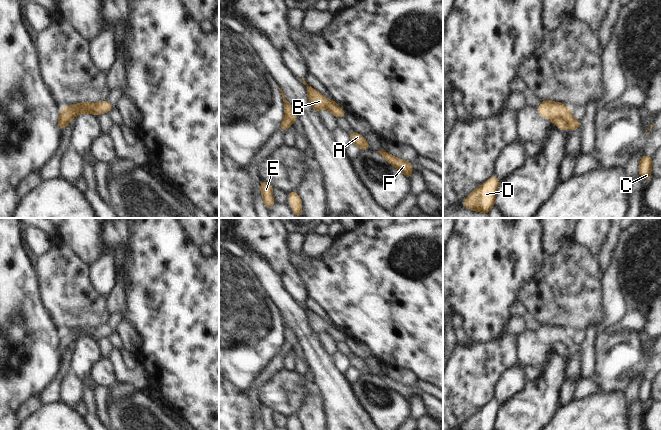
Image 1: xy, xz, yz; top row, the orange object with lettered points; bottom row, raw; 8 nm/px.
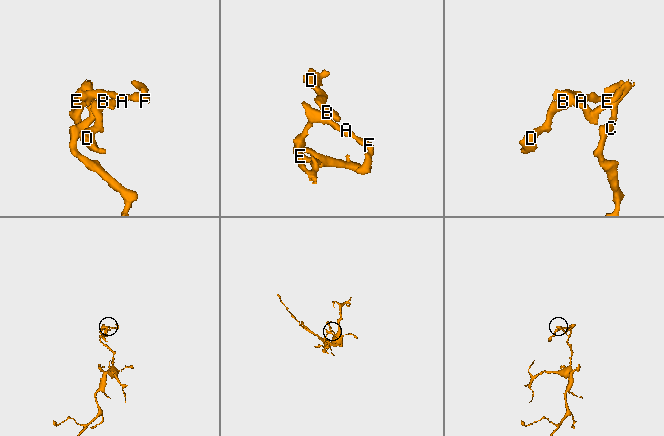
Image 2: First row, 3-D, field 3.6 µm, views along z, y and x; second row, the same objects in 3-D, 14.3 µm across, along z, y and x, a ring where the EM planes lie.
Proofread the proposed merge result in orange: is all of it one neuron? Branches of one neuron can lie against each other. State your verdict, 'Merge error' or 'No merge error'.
No merge error

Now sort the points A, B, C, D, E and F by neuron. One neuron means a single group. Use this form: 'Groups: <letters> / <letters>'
Groups: A B C D E F

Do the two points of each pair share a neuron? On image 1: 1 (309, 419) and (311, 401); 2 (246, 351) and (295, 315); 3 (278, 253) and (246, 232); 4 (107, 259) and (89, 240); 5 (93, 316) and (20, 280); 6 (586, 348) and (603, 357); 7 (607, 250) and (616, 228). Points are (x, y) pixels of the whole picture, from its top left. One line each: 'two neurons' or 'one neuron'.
1: one neuron
2: two neurons
3: one neuron
4: two neurons
5: two neurons
6: two neurons
7: one neuron

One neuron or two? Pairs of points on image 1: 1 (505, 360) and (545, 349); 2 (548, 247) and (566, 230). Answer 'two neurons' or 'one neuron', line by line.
1: two neurons
2: one neuron

